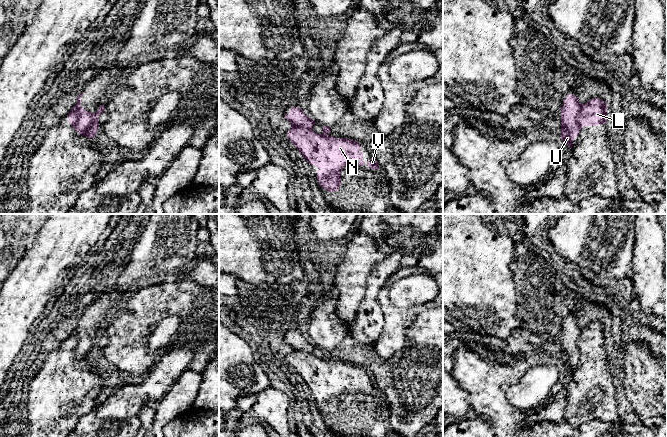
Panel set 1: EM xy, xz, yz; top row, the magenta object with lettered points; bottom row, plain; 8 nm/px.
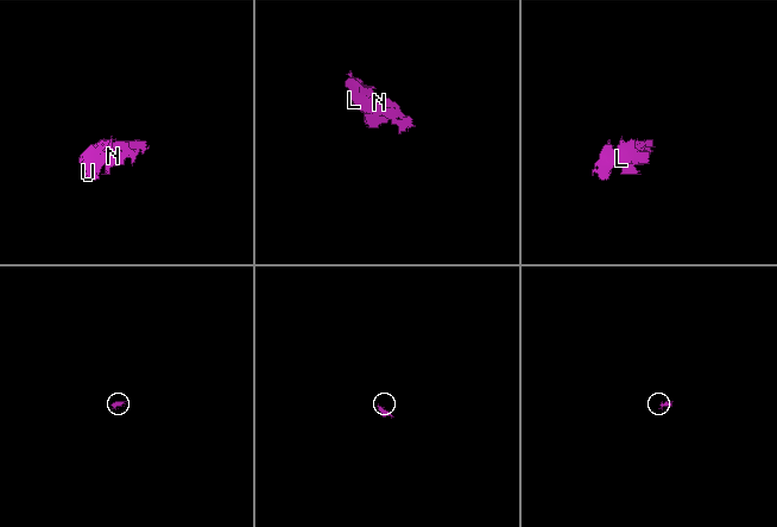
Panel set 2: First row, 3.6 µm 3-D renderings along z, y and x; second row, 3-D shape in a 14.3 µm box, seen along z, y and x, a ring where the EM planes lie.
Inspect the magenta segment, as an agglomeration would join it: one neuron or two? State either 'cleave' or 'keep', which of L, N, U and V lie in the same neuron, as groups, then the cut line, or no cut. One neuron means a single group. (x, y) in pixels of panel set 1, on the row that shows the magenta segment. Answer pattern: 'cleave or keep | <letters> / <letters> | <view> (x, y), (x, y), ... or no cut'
cleave | L N V / U | xy (71, 109), (79, 113), (78, 121), (74, 127)

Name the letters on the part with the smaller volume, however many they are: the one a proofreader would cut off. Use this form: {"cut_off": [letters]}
{"cut_off": ["U"]}

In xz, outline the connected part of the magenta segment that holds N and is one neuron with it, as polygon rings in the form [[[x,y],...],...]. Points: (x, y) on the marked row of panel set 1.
[[[292,126],[286,137],[310,166],[320,167],[316,171],[316,180],[325,192],[340,191],[340,170],[343,166],[366,166],[375,172],[380,170],[373,156],[369,163],[363,163],[360,142],[356,140],[319,135],[302,126]]]

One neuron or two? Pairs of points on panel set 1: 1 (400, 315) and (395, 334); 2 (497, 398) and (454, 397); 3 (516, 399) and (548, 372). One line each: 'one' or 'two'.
1: one
2: two
3: one

